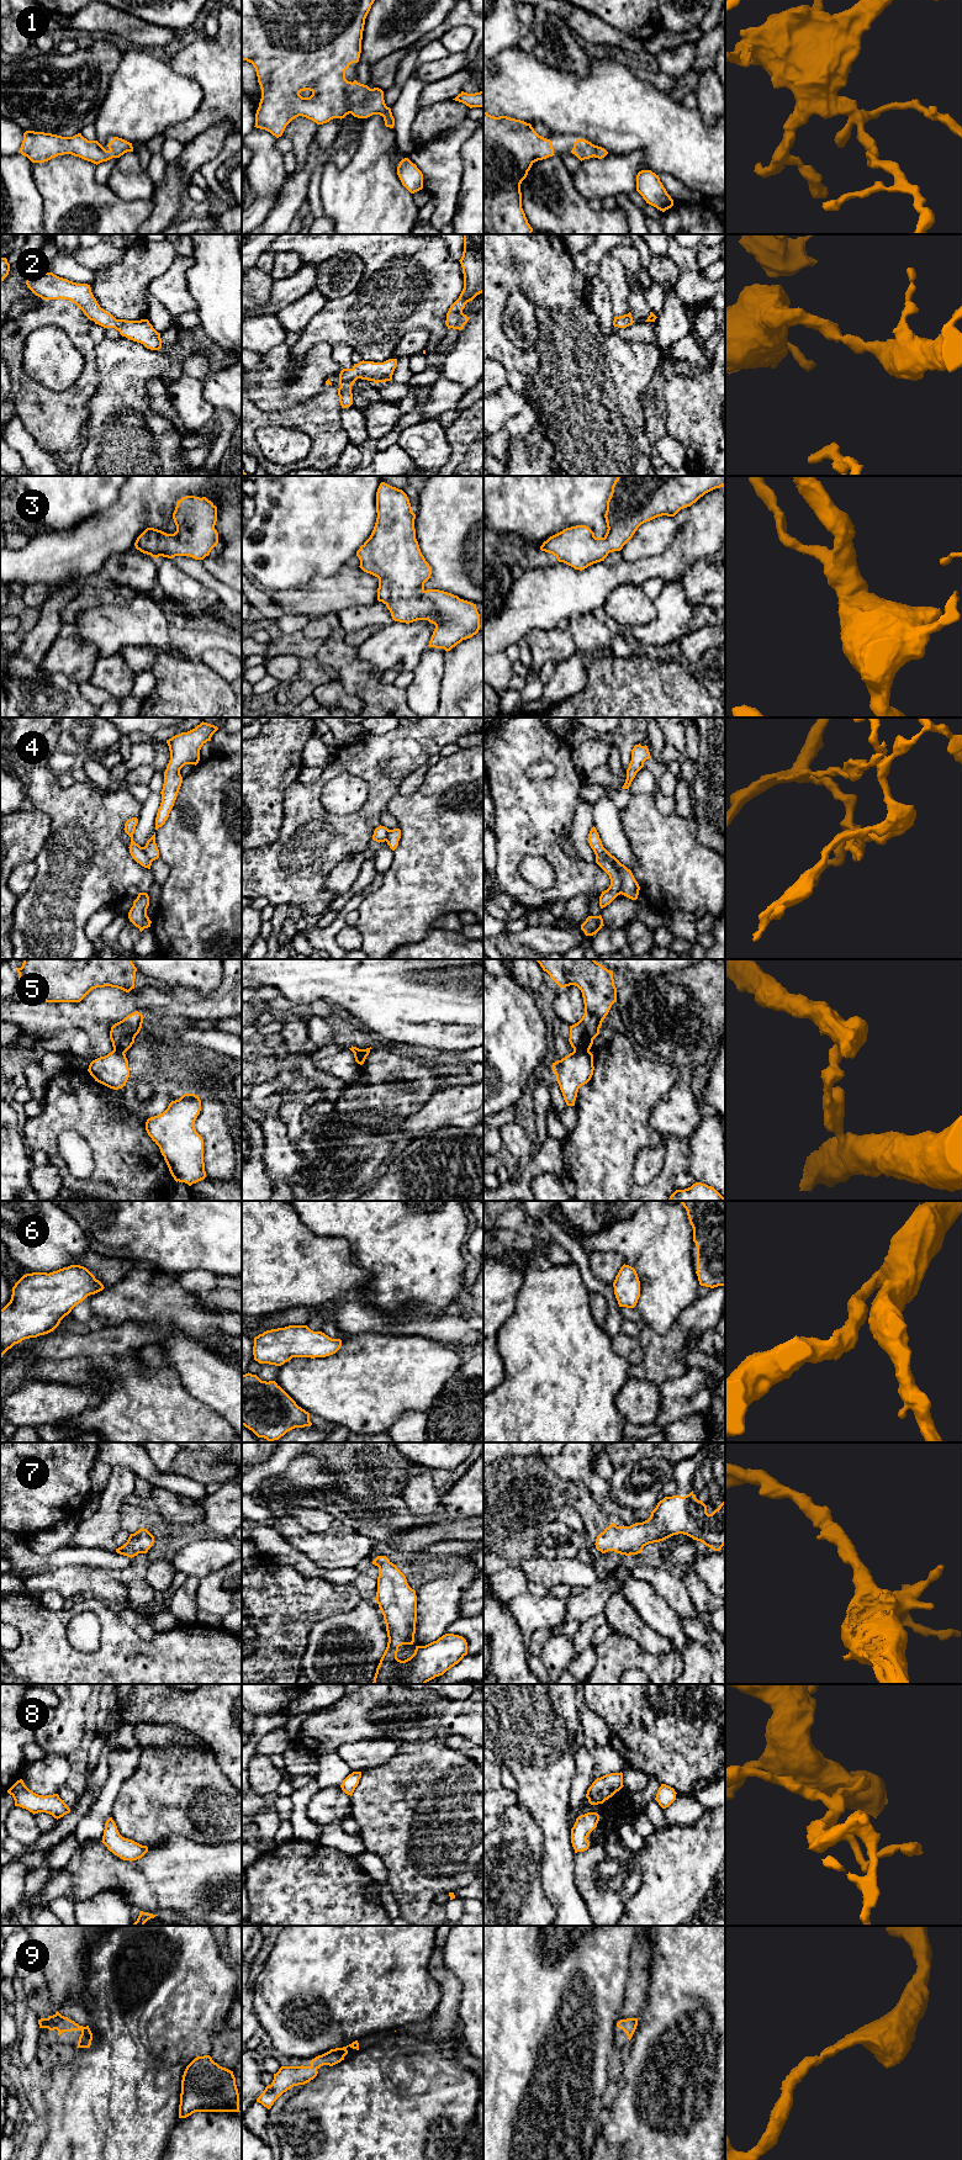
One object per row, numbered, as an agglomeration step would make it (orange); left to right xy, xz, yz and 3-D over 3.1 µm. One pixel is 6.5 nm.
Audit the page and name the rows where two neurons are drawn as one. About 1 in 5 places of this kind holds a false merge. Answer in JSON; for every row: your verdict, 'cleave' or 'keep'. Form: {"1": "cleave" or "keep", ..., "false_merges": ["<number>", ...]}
{"1": "keep", "2": "keep", "3": "keep", "4": "cleave", "5": "cleave", "6": "keep", "7": "keep", "8": "keep", "9": "keep", "false_merges": ["4", "5"]}

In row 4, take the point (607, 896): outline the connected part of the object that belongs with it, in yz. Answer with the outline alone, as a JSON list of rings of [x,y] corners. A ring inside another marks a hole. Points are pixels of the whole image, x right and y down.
[[[596,856],[596,863],[609,875],[610,885],[602,891],[599,896],[601,909],[609,905],[618,895],[620,895],[620,878],[614,864],[603,857]]]

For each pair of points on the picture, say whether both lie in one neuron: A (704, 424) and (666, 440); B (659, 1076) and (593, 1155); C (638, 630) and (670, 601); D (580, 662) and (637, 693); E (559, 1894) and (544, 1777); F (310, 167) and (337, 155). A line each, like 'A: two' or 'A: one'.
A: two
B: one
C: one
D: two
E: one
F: one

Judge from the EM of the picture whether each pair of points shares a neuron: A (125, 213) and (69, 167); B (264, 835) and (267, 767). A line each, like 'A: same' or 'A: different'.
A: same
B: same

